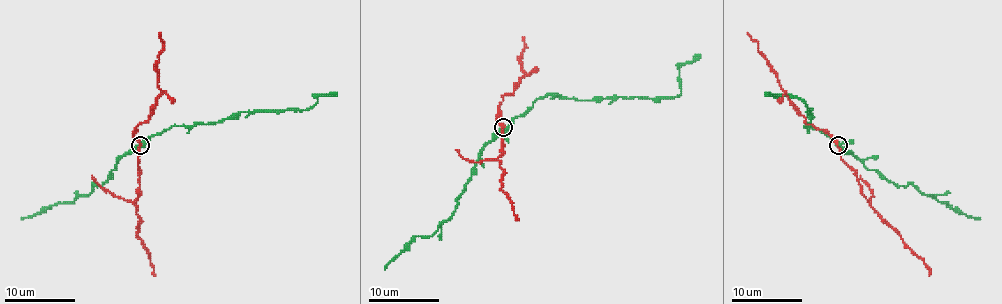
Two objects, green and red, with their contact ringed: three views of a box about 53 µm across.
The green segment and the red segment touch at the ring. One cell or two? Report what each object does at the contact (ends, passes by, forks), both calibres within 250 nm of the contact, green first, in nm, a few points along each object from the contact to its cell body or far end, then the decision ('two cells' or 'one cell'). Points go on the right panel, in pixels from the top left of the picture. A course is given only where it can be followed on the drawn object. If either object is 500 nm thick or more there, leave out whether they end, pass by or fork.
green forks | red passes by | 300/180 nm | green via (837, 145), (827, 135), (805, 126), (811, 119), (809, 110), (800, 99), (765, 92) | red via (837, 145), (841, 157), (855, 172), (860, 193), (924, 262), (929, 276) | two cells

